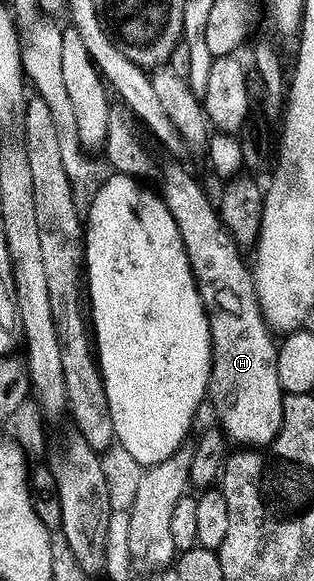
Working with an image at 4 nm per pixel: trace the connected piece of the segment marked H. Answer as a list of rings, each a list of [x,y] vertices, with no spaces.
[[[167,166],[163,170],[163,203],[169,208],[183,241],[183,250],[191,265],[195,287],[207,314],[211,333],[211,375],[207,381],[209,402],[215,405],[218,425],[232,443],[240,442],[243,448],[266,448],[270,446],[283,419],[284,390],[277,378],[278,345],[273,340],[273,331],[263,319],[259,301],[255,295],[255,279],[252,271],[239,259],[240,247],[236,246],[230,234],[223,227],[214,201],[207,199],[198,182],[183,166]]]

